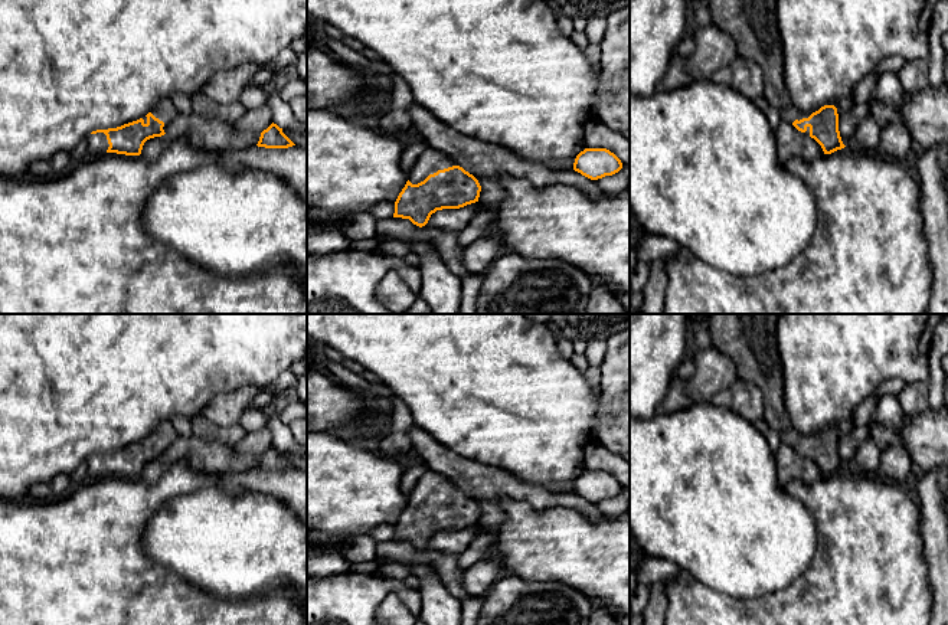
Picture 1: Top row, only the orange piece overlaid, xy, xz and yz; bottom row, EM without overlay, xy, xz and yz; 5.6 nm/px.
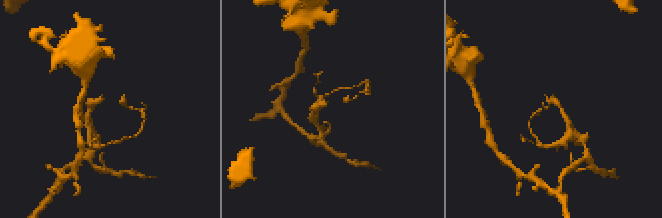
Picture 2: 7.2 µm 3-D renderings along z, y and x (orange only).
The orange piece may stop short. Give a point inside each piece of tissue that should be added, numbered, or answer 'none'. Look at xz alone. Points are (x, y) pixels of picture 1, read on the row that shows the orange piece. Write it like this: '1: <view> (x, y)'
1: xz (432, 160)

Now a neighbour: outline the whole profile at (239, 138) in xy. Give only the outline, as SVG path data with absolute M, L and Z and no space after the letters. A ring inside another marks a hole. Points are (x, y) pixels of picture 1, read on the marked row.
M218 118L183 122L177 132L202 150L242 150L256 145L261 137L261 132L236 130L233 124Z

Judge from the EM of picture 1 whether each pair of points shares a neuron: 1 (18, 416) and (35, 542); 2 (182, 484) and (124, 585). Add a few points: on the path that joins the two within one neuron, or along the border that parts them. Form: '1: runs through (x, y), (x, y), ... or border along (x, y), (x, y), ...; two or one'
1: border along (28, 498), (15, 503); two
2: runs through (153, 498), (124, 527), (124, 556); one

